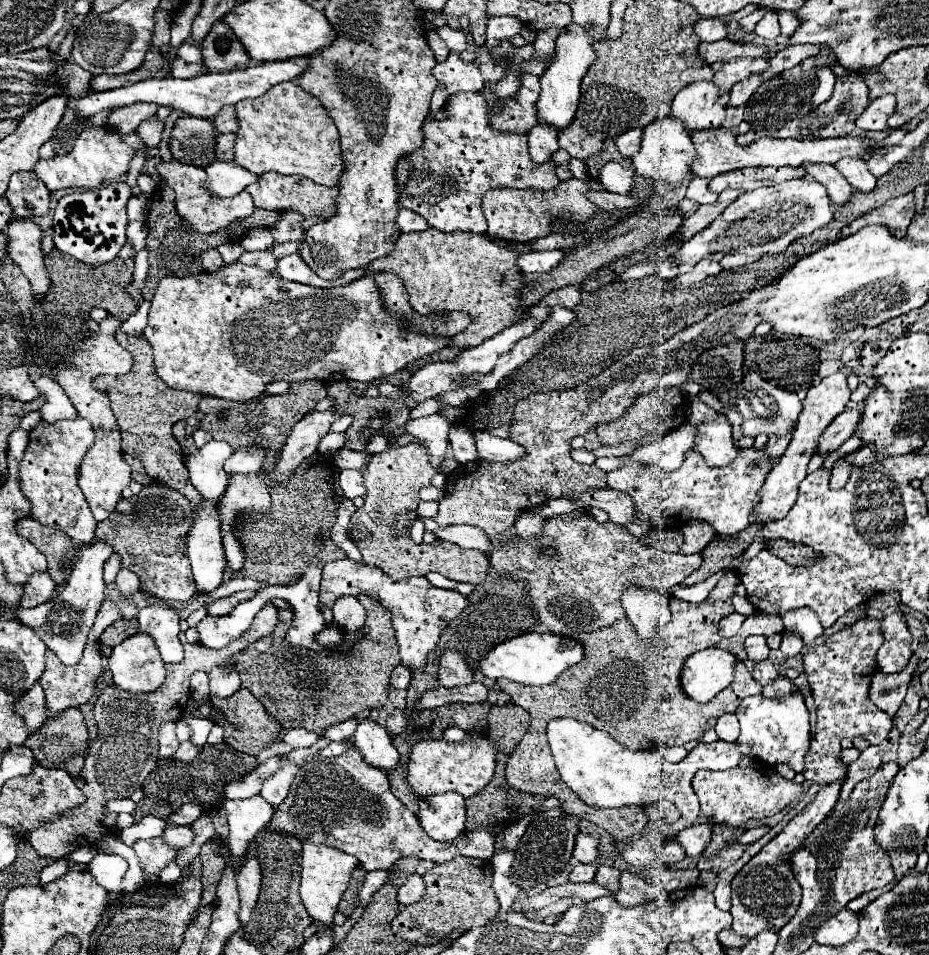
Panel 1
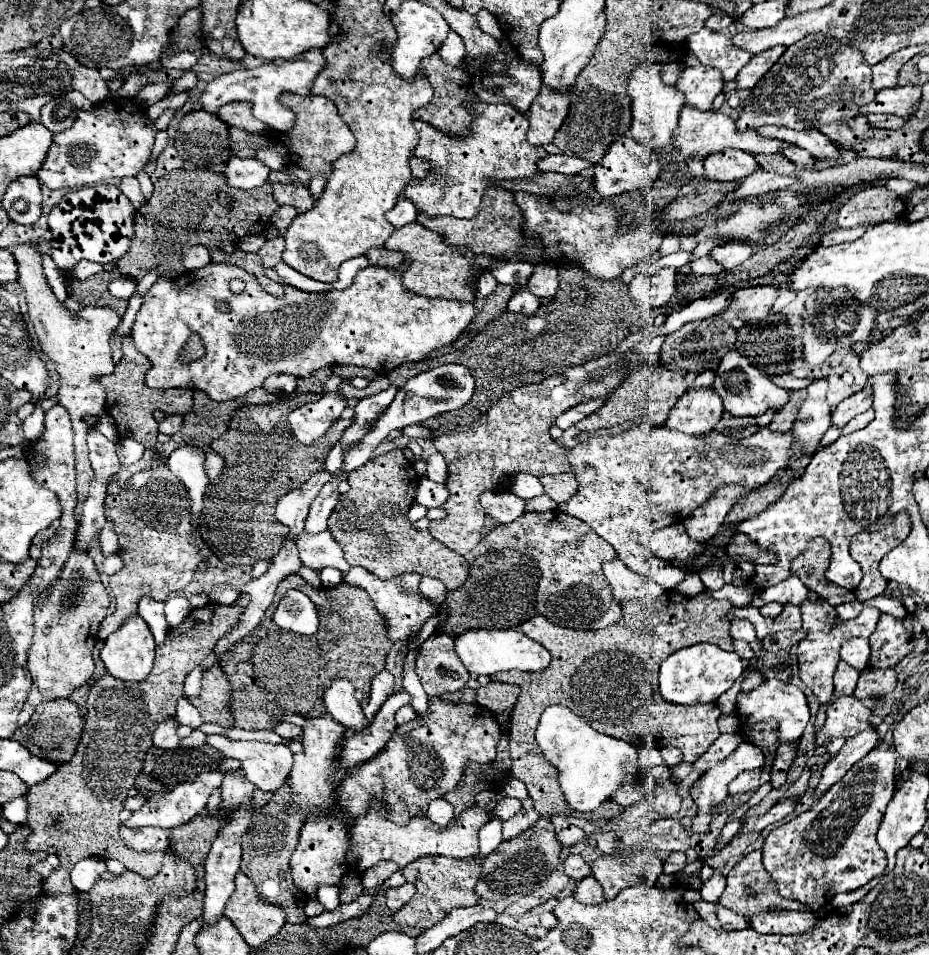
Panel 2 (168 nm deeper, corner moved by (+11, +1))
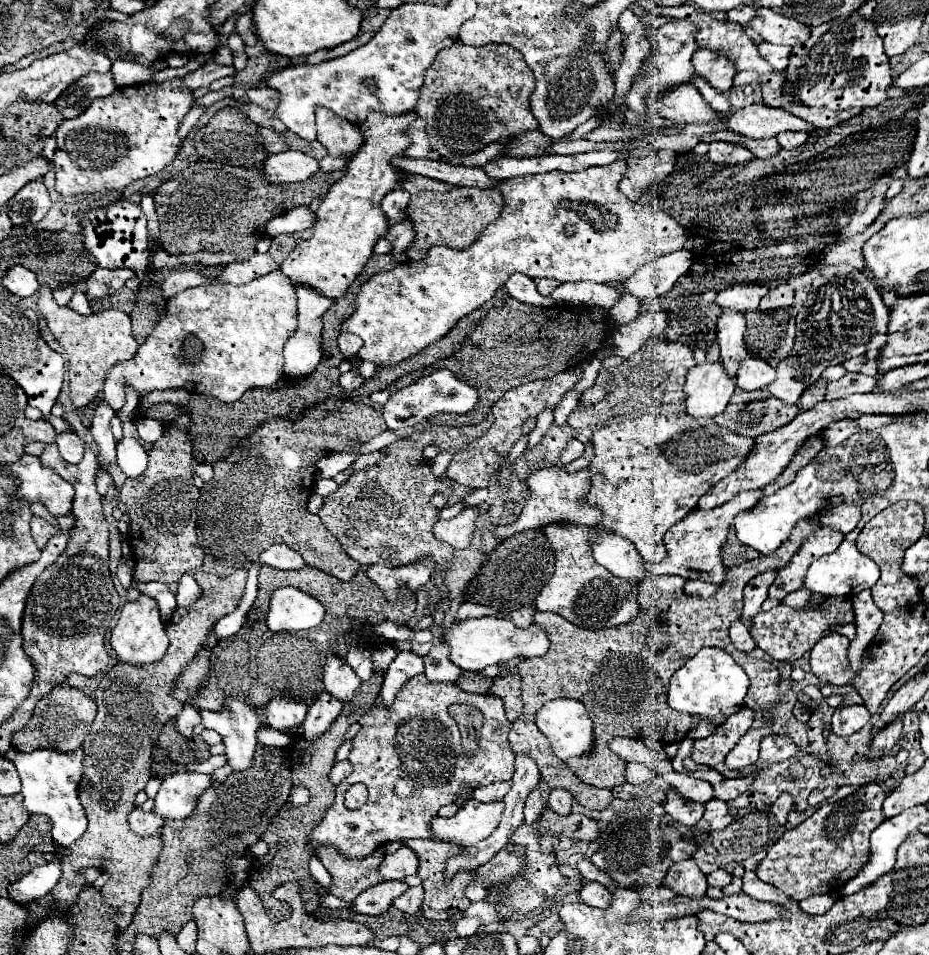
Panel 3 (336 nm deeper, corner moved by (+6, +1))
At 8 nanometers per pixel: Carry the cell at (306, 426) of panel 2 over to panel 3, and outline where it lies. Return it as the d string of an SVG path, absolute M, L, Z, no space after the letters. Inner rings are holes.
M353 367L351 371L347 371L347 373L343 373L343 375L341 375L341 387L343 387L345 391L359 389L359 387L361 387L361 383L363 383L363 377L361 377L361 373L359 373L359 369L357 369L357 367Z

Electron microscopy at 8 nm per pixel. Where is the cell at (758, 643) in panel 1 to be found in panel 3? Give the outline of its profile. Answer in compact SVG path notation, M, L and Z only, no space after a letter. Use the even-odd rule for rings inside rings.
M765 571L757 577L753 577L747 587L745 587L745 597L743 597L743 621L751 621L759 611L761 611L761 603L767 599L767 591L771 587L771 583L775 581L777 571Z

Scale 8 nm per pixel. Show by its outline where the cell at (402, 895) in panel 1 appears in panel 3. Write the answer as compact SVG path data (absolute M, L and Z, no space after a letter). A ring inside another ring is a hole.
M411 887L393 901L393 907L397 907L403 913L415 915L421 909L421 901L423 901L423 887Z

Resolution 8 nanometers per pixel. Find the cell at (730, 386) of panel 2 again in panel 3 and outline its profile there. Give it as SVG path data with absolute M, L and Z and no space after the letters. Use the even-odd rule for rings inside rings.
M723 309L717 319L717 341L721 345L721 361L731 377L735 377L741 359L747 357L743 333L745 333L743 313Z

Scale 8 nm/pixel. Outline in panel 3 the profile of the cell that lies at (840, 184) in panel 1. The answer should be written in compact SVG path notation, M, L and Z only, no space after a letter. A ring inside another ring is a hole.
M783 131L781 135L777 135L777 141L779 141L779 145L783 147L783 149L795 149L795 147L801 147L801 145L805 145L807 143L807 133L803 131Z

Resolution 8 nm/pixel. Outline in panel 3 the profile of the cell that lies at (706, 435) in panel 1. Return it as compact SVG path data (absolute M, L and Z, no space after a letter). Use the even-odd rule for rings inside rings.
M705 361L695 365L685 381L687 413L693 417L715 417L725 411L735 381L723 369L721 361Z

